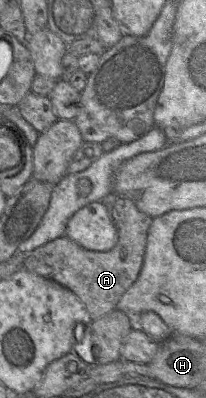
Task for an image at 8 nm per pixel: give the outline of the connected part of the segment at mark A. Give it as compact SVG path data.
M115 192L101 200L118 231L117 244L109 251L90 251L67 236L54 239L23 258L23 268L72 291L84 303L92 320L117 309L125 292L138 279L144 262L148 230L153 218L141 212L128 198Z

